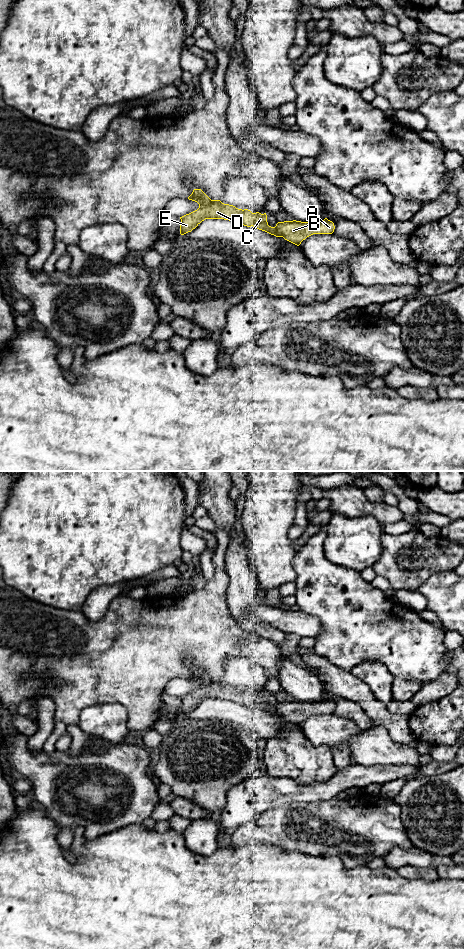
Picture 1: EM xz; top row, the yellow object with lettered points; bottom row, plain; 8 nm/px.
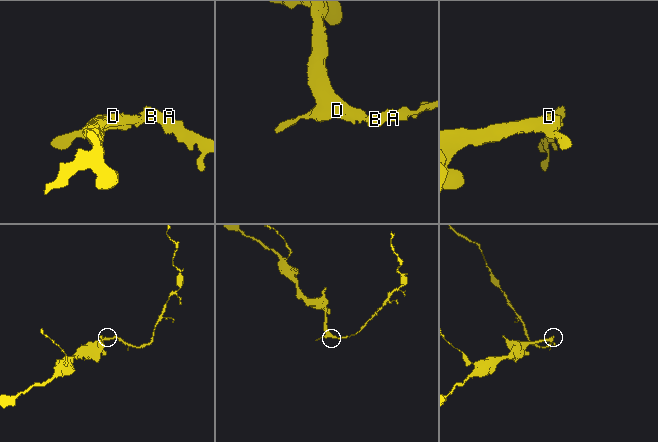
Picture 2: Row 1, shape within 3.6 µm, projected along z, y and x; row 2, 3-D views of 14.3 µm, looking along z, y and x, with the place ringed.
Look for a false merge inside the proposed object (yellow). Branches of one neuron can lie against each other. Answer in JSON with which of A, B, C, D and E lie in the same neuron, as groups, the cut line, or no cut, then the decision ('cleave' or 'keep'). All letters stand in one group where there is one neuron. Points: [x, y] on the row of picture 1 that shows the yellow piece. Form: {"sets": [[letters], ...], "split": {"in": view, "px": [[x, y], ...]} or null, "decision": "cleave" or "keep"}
{"sets": [["A", "B"], ["C", "D", "E"]], "split": {"in": "xz", "px": [[273, 227], [279, 236]]}, "decision": "cleave"}

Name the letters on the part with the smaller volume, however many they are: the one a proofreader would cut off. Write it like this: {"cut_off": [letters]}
{"cut_off": ["A", "B"]}

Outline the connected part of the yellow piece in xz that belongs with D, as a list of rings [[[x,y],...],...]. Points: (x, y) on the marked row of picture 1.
[[[194,189],[188,199],[197,202],[199,208],[180,217],[181,235],[191,232],[205,219],[224,219],[240,223],[247,227],[253,226],[279,237],[274,227],[268,225],[266,213],[252,213],[248,209],[238,209],[233,205],[224,204],[220,200],[211,200],[201,189]]]

